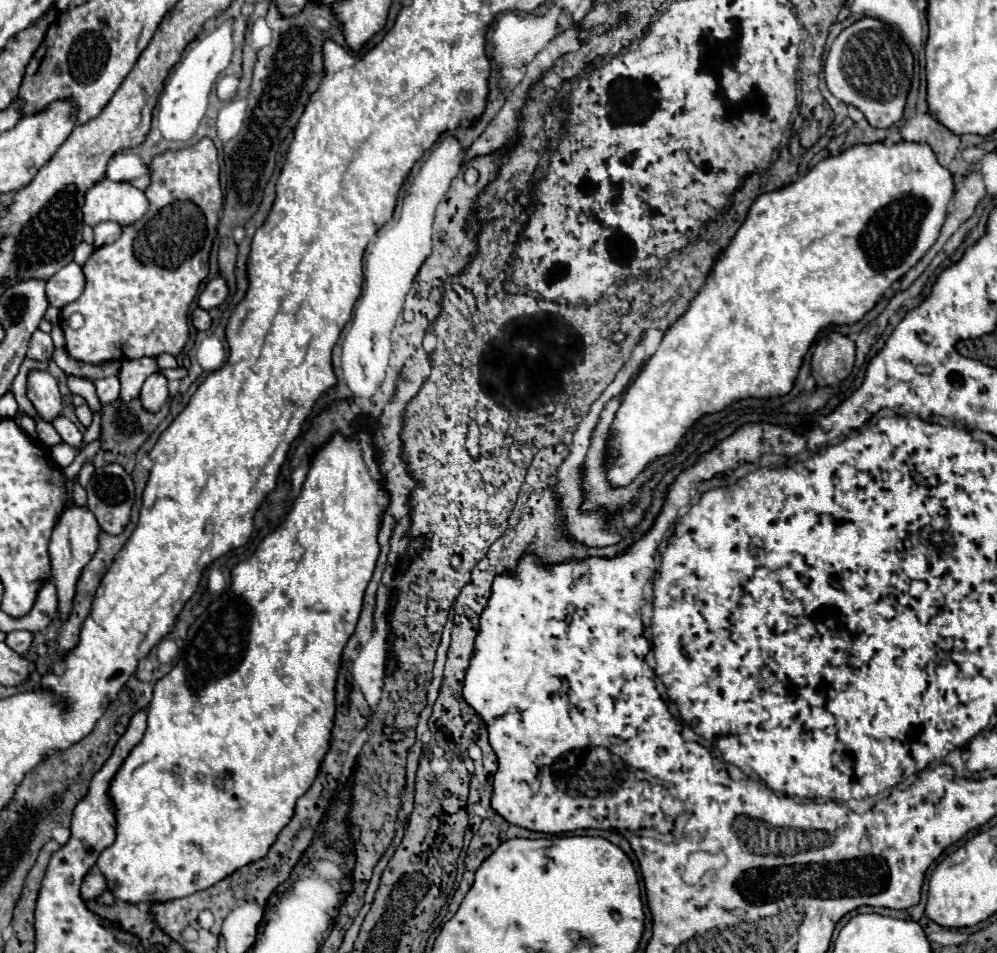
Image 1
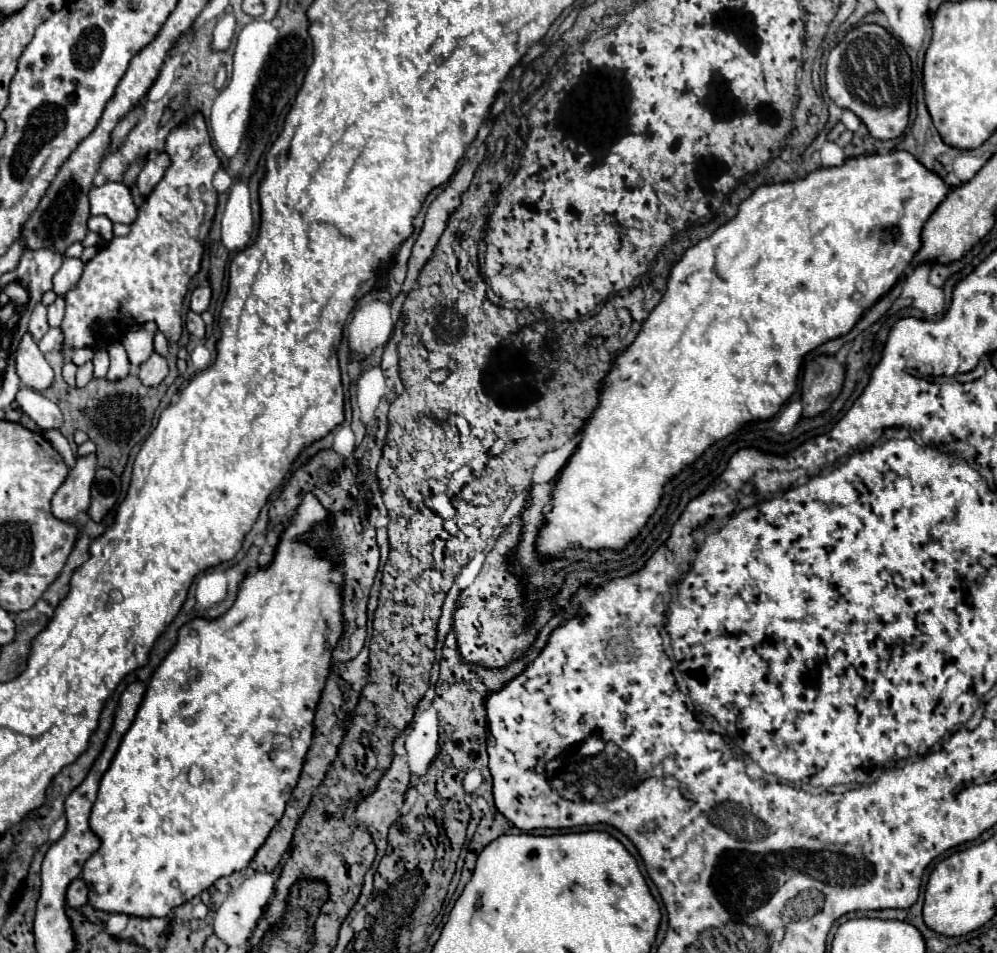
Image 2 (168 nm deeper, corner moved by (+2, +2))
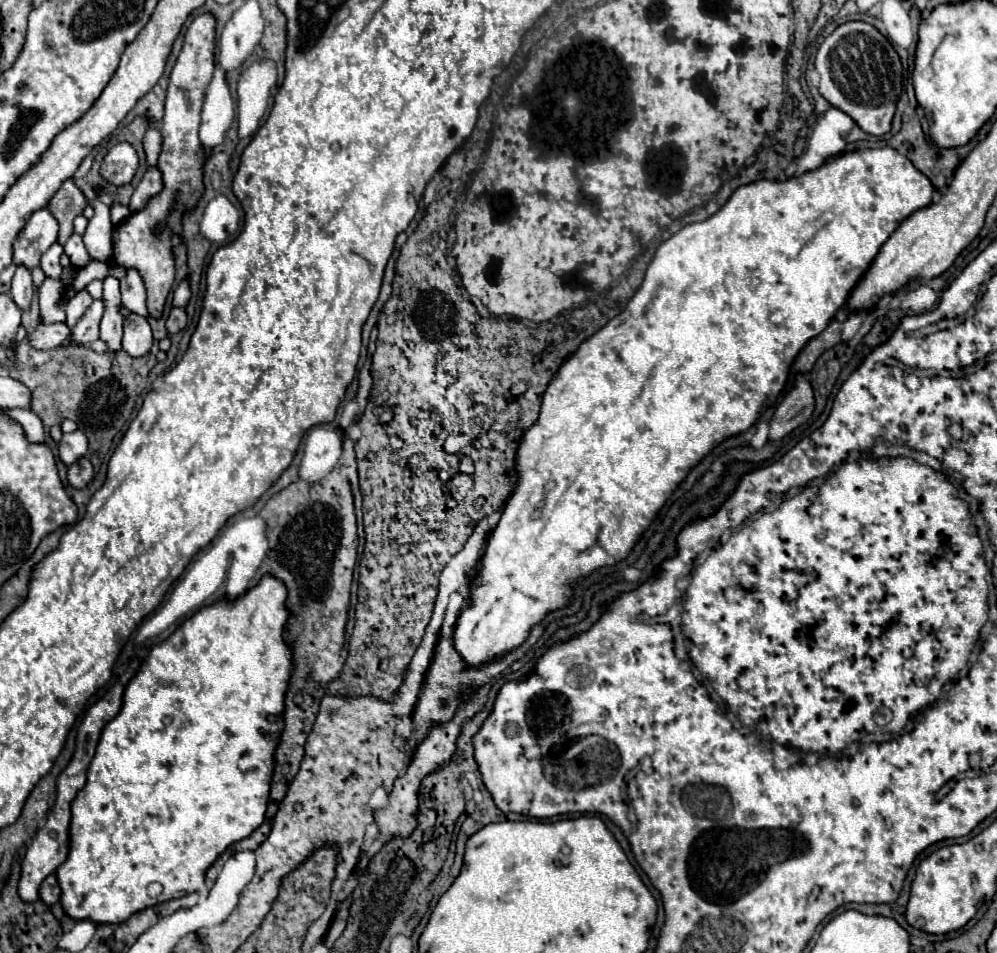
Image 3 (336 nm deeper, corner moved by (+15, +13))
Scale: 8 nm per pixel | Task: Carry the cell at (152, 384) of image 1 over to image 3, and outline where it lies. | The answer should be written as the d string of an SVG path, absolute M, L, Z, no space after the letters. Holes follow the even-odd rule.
M130 313L124 319L124 339L122 339L122 349L128 351L130 355L144 355L152 347L152 331L148 325L148 319L136 313Z

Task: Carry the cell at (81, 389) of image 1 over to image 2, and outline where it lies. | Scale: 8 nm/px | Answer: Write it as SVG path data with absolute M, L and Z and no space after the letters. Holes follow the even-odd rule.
M97 350L93 356L93 378L103 378L109 368L109 354L105 350Z

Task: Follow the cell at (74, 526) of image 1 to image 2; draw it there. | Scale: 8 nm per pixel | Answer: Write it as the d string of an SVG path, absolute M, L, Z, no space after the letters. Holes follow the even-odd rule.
M93 454L77 458L75 468L69 470L67 480L53 496L51 510L55 518L69 524L79 524L79 514L89 510L89 488L95 478L95 464L97 460Z

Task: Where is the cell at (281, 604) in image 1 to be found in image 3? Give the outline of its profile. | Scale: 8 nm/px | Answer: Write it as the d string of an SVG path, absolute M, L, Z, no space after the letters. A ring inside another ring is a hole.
M266 575L254 589L244 593L240 599L222 599L210 607L200 609L196 615L186 619L164 643L154 645L150 649L148 657L142 661L140 671L124 691L124 703L120 713L104 727L96 747L96 755L88 767L88 781L72 801L70 853L68 859L56 871L56 879L62 891L60 903L68 917L78 921L92 921L96 925L124 923L130 915L146 907L200 891L204 887L204 875L208 867L216 861L216 857L224 853L228 845L248 837L256 827L262 825L274 767L274 749L284 727L284 691L288 687L288 671L292 671L292 655L288 655L288 647L284 647L282 631L284 583L280 583L280 579L272 579L272 575ZM150 883L162 885L162 893L158 899L148 897L146 889Z

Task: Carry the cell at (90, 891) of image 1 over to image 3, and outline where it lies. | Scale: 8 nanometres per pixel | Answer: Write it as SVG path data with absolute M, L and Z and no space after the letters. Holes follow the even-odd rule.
M48 875L48 877L42 881L38 895L40 895L40 901L42 901L44 905L48 905L48 907L54 905L54 903L58 903L58 899L60 899L60 887L58 887L58 883L56 883L56 875Z

